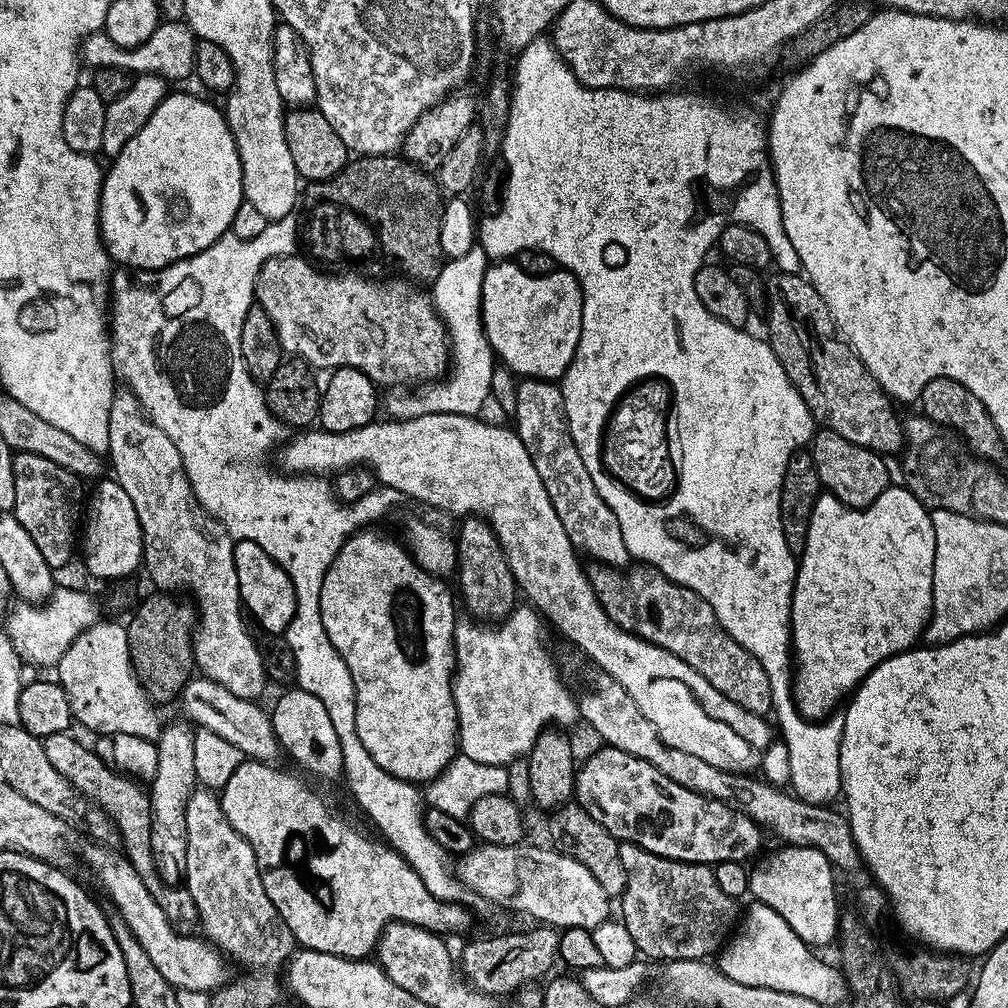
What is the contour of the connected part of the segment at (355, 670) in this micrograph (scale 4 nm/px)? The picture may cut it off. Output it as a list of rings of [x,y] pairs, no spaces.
[[[360,530],[348,537],[347,542],[338,550],[326,578],[322,582],[322,626],[326,626],[326,638],[338,650],[342,662],[346,662],[346,670],[350,670],[350,678],[354,682],[356,691],[356,725],[358,726],[358,738],[362,738],[362,746],[386,770],[391,776],[397,776],[403,780],[413,782],[427,782],[433,780],[443,768],[448,767],[453,756],[458,752],[458,729],[456,727],[456,703],[452,697],[452,677],[455,667],[455,653],[452,646],[454,630],[458,613],[456,613],[457,601],[454,592],[444,585],[445,581],[438,576],[432,576],[422,567],[403,543],[391,540],[388,536],[379,536],[376,532]]]

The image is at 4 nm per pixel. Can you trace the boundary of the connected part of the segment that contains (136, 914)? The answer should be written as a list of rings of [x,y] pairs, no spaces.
[[[85,843],[77,846],[77,854],[92,871],[93,878],[100,883],[100,888],[108,895],[109,902],[116,907],[113,908],[115,915],[120,916],[122,922],[126,922],[126,926],[130,926],[130,934],[138,938],[142,950],[146,950],[150,962],[158,966],[158,974],[162,974],[166,982],[170,982],[177,990],[198,990],[206,993],[223,988],[229,983],[230,964],[224,953],[208,943],[203,935],[181,934],[174,930],[170,918],[162,914],[162,906],[154,902],[154,898],[146,890],[146,882],[142,882],[127,856],[100,843]]]

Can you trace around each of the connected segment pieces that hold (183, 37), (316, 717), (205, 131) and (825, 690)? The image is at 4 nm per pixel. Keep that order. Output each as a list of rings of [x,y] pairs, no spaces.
[[[161,21],[154,32],[146,40],[134,48],[118,47],[110,37],[103,32],[92,33],[81,45],[81,59],[90,68],[98,69],[106,66],[121,68],[132,74],[160,75],[167,81],[191,77],[195,71],[196,46],[198,38],[185,21]]]
[[[286,690],[270,708],[274,734],[280,740],[280,747],[289,756],[292,755],[308,772],[317,772],[320,776],[339,777],[344,771],[342,746],[338,742],[338,733],[326,706],[314,698],[314,694],[299,690]]]
[[[176,92],[173,96],[172,93],[165,95],[163,102],[158,105],[154,114],[146,122],[146,126],[142,126],[142,130],[138,130],[138,134],[134,134],[134,138],[126,142],[126,146],[115,156],[111,164],[112,169],[104,172],[104,185],[100,191],[100,236],[104,239],[104,246],[108,250],[109,257],[117,265],[127,266],[132,270],[165,268],[167,264],[185,260],[206,250],[217,238],[231,229],[234,214],[238,214],[238,206],[245,203],[242,162],[238,158],[238,150],[228,125],[228,119],[217,105],[215,108],[210,101],[203,100],[200,96],[191,96],[188,92]]]
[[[890,486],[882,494],[878,494],[878,498],[874,498],[874,502],[868,508],[847,508],[837,496],[830,496],[827,494],[820,495],[816,500],[816,505],[812,511],[810,518],[810,526],[808,527],[808,537],[806,538],[806,546],[804,553],[798,558],[798,567],[796,570],[796,585],[792,591],[792,655],[794,657],[794,679],[792,682],[792,699],[796,702],[796,709],[800,711],[801,716],[806,720],[813,722],[820,722],[825,719],[833,711],[832,708],[840,699],[843,701],[859,684],[861,684],[866,677],[872,673],[883,660],[891,656],[897,656],[900,652],[907,652],[909,648],[913,647],[923,637],[924,627],[928,625],[928,619],[932,613],[932,583],[934,582],[934,554],[936,553],[936,535],[934,534],[934,526],[932,525],[932,513],[929,509],[924,507],[924,503],[918,498],[914,498],[914,494],[910,489],[903,486]]]

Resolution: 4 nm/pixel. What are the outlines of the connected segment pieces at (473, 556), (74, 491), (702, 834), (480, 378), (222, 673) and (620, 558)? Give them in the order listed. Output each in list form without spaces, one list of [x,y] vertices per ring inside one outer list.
[[[473,514],[463,517],[459,524],[460,533],[455,533],[454,536],[458,577],[460,576],[459,599],[462,604],[462,599],[464,599],[464,604],[468,607],[467,615],[477,621],[499,622],[505,620],[518,604],[516,579],[506,562],[506,554],[487,520],[482,520]]]
[[[16,452],[12,458],[12,469],[14,470],[14,506],[11,515],[34,538],[38,545],[42,558],[46,558],[53,570],[64,568],[72,560],[72,551],[78,548],[78,529],[82,524],[82,505],[86,500],[86,488],[82,485],[81,477],[75,476],[70,470],[58,466],[58,462],[50,462],[50,458],[42,458],[42,454],[30,454],[29,452]]]
[[[600,746],[585,764],[583,761],[577,767],[574,800],[582,810],[586,810],[586,814],[590,814],[590,818],[594,818],[594,822],[602,822],[602,826],[610,830],[615,840],[636,843],[642,850],[662,858],[715,866],[731,860],[748,862],[760,848],[760,825],[755,824],[739,808],[724,800],[715,800],[694,790],[686,790],[686,786],[670,782],[670,778],[666,778],[666,774],[662,774],[662,770],[650,762],[617,748]]]
[[[477,242],[460,258],[445,261],[437,278],[433,280],[430,295],[432,304],[439,313],[449,336],[451,372],[445,378],[423,383],[422,391],[414,390],[415,388],[391,389],[389,391],[391,393],[386,398],[386,406],[393,419],[408,420],[411,417],[420,417],[422,413],[456,413],[474,416],[482,412],[481,408],[492,388],[494,366],[496,367],[495,352],[489,344],[489,339],[486,338],[484,323],[481,321],[482,280],[485,278],[489,263],[485,248]]]
[[[121,390],[113,395],[108,429],[110,442],[106,456],[110,461],[110,472],[112,468],[111,475],[120,483],[122,490],[126,490],[130,502],[134,502],[134,514],[138,514],[138,526],[142,530],[144,543],[142,568],[143,571],[148,571],[148,576],[152,579],[151,587],[173,594],[183,593],[183,588],[189,592],[187,595],[194,601],[198,613],[192,637],[196,668],[238,698],[255,701],[266,687],[264,652],[256,645],[255,638],[244,625],[246,612],[240,603],[238,570],[234,570],[234,541],[231,534],[196,501],[196,495],[182,466],[182,454],[178,454],[178,446],[174,446],[170,437],[144,415],[133,392]]]
[[[523,377],[518,383],[514,394],[514,430],[538,471],[542,486],[562,521],[563,529],[573,539],[576,547],[598,559],[596,561],[599,563],[609,567],[627,567],[632,559],[626,550],[625,539],[622,538],[622,528],[614,512],[598,494],[597,487],[578,454],[578,448],[574,446],[560,386],[555,381],[532,377]]]

